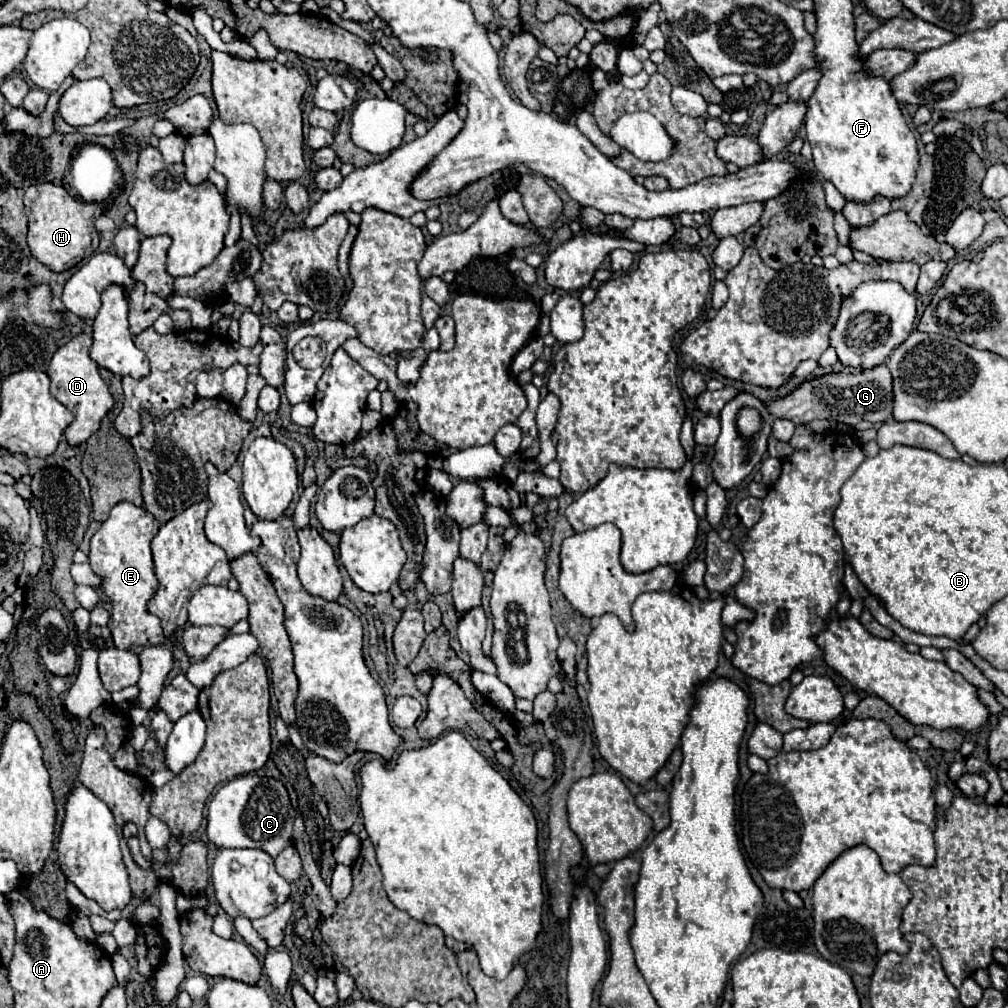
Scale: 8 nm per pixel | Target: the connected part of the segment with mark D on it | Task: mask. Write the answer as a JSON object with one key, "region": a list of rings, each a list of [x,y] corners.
{"region":[[[77,336],[69,340],[65,346],[61,346],[53,354],[49,370],[47,370],[51,378],[51,394],[61,404],[65,404],[75,416],[75,420],[65,430],[67,442],[71,446],[79,446],[81,442],[89,440],[89,436],[93,436],[99,430],[101,420],[113,406],[113,396],[107,384],[103,382],[103,378],[99,376],[99,366],[89,358],[89,348],[91,348],[91,340],[87,336]]]}

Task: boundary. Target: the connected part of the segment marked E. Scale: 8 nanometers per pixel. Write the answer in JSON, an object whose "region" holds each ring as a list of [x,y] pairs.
{"region":[[[121,502],[111,510],[109,518],[91,538],[89,562],[93,572],[103,580],[103,594],[113,606],[109,630],[119,650],[129,650],[133,646],[157,646],[165,640],[157,616],[147,612],[147,604],[159,586],[151,556],[151,540],[157,536],[157,532],[159,524],[145,508]]]}

